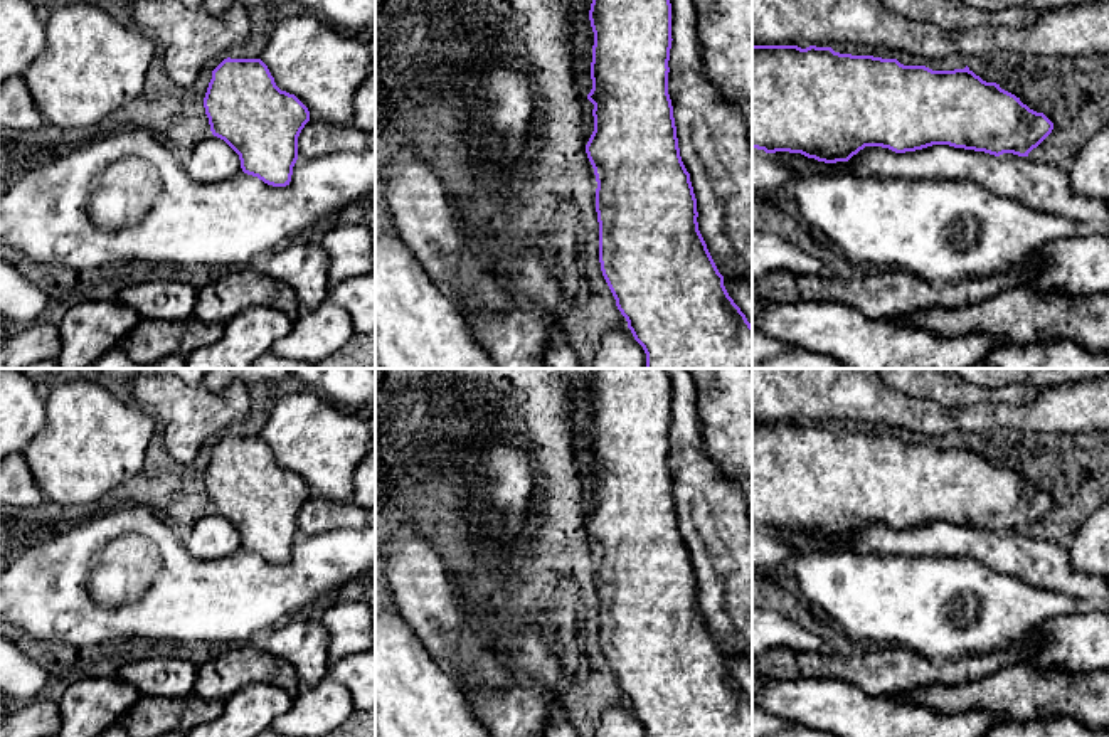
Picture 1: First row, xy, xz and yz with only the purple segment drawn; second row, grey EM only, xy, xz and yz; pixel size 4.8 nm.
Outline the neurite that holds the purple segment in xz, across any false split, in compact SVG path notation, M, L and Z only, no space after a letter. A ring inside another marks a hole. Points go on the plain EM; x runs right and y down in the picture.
M562 368L574 466L594 545L602 653L646 737L752 737L752 702L724 663L698 607L697 575L678 525L668 471L671 380L666 368Z

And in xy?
M224 436L214 448L204 475L212 512L200 518L185 542L200 560L217 560L244 549L268 562L286 564L298 537L298 513L310 498L308 485L281 468L261 436Z

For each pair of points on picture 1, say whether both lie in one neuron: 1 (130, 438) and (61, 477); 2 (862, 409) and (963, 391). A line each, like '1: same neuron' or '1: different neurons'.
1: same neuron
2: different neurons

